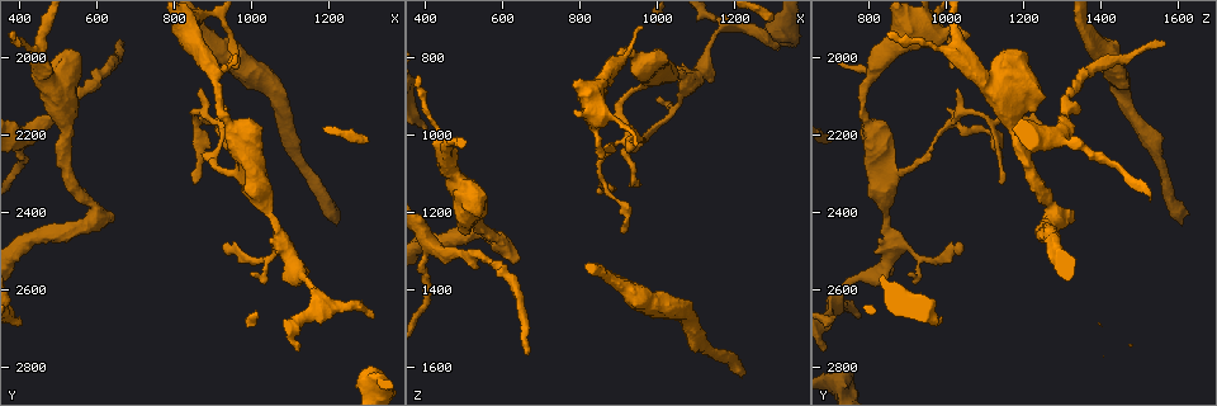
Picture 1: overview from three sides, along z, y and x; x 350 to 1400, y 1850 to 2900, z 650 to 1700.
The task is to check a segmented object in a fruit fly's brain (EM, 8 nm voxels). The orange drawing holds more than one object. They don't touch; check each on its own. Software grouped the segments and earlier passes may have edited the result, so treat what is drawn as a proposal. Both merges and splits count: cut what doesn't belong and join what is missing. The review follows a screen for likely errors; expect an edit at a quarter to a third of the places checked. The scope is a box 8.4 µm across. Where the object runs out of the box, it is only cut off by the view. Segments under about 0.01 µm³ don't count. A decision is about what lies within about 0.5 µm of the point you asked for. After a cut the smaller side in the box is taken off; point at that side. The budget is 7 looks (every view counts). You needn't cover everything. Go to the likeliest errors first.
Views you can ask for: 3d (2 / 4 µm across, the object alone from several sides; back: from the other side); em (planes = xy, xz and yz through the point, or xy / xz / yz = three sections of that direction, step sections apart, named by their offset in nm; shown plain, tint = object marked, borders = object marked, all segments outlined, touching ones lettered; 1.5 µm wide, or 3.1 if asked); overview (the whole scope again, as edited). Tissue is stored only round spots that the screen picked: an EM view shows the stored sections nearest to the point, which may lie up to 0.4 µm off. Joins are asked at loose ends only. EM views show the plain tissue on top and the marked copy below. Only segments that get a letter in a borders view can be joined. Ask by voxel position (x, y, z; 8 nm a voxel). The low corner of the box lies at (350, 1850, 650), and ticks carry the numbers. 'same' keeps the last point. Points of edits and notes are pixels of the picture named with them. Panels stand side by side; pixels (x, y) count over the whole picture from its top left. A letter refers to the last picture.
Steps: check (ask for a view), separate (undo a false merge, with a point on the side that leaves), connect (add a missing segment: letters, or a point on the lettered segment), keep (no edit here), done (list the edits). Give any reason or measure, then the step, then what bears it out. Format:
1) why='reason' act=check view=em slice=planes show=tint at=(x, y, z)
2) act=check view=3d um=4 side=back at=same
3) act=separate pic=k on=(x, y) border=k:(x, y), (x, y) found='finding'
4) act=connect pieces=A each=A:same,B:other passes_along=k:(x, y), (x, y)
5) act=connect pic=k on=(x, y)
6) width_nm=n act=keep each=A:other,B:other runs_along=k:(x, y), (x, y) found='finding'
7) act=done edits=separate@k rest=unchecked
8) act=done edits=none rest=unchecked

act=check view=em slice=xz step=4 show=tint at=(1220, 2430, 1605)

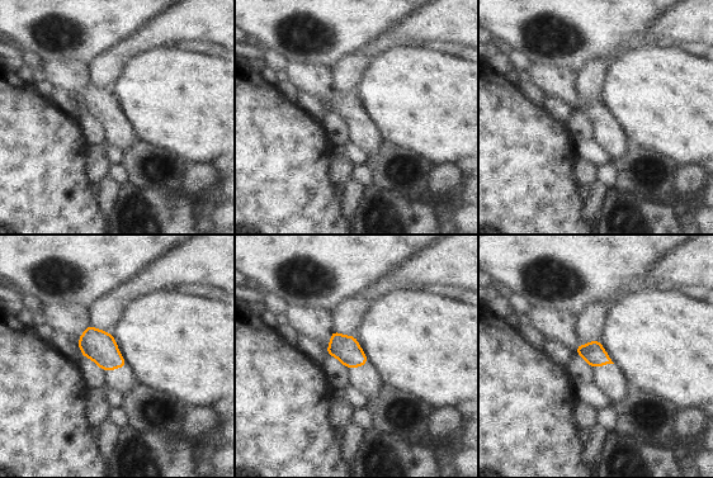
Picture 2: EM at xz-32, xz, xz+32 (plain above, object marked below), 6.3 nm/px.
why='cut it another way' act=check view=em slice=planes show=tint at=same

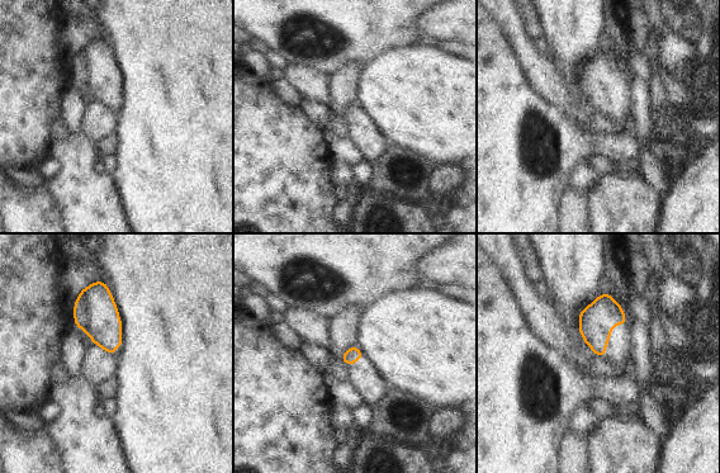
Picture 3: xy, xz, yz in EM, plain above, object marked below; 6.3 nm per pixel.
why='see the neighbours' act=check view=em slice=planes show=borders at=same

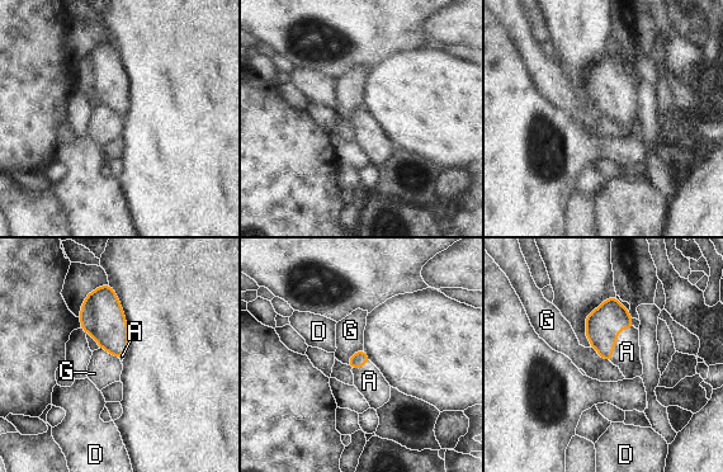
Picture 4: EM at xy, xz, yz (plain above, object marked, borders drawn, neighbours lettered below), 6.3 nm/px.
act=connect pieces=A each=A:same,D:other,G:other passes_along=4:(603, 325), (617, 338), (627, 352) found='it goes on there'

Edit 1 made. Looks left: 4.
why='redraw' act=check view=overview

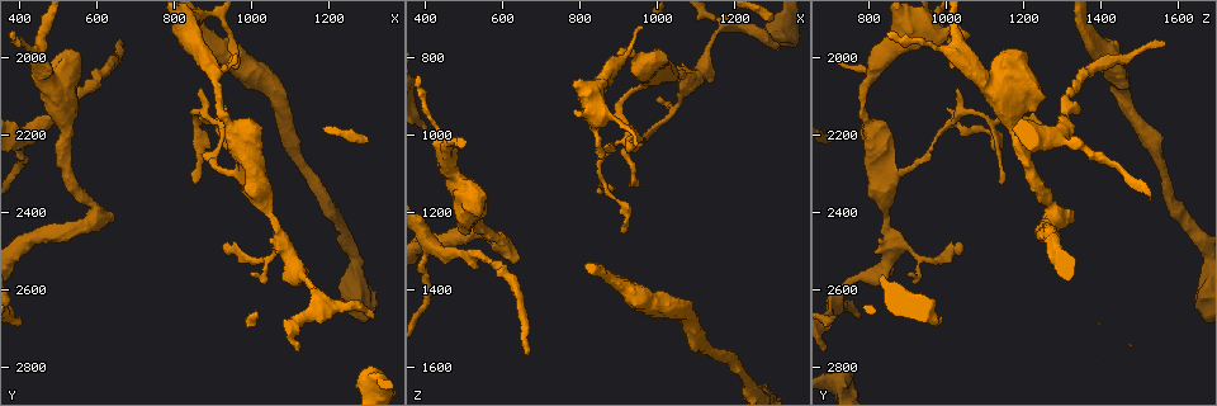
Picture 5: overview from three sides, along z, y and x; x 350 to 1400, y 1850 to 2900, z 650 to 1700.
act=check view=em slice=yz step=8 show=tint at=(650, 2405, 1325)

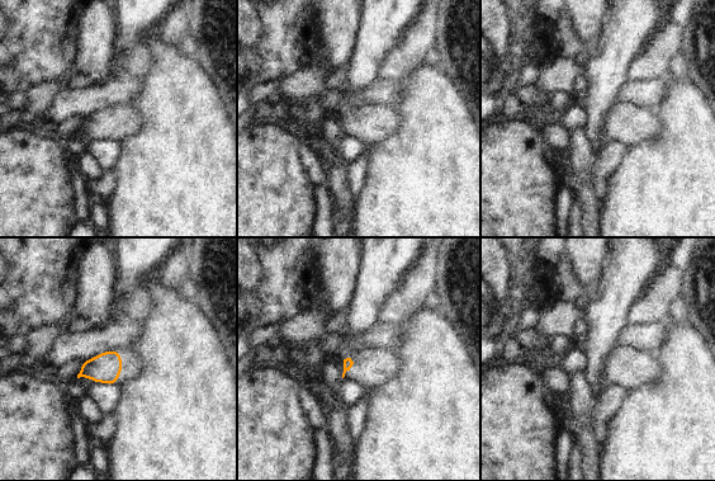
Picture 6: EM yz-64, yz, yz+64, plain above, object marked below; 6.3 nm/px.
why='what lies round it' act=check view=em slice=yz step=8 show=borders at=same

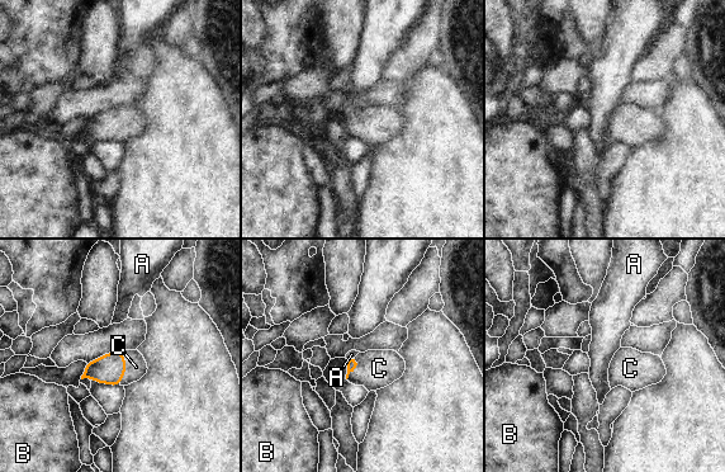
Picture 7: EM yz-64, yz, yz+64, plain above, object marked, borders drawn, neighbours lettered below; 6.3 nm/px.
act=connect pieces=C each=A:other,B:other,C:same passes_along=7:(110, 368), (124, 368), (136, 367) found='the neuron continues'

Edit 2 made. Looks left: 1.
act=done edits=connect@4,connect@7 rest=unchecked

